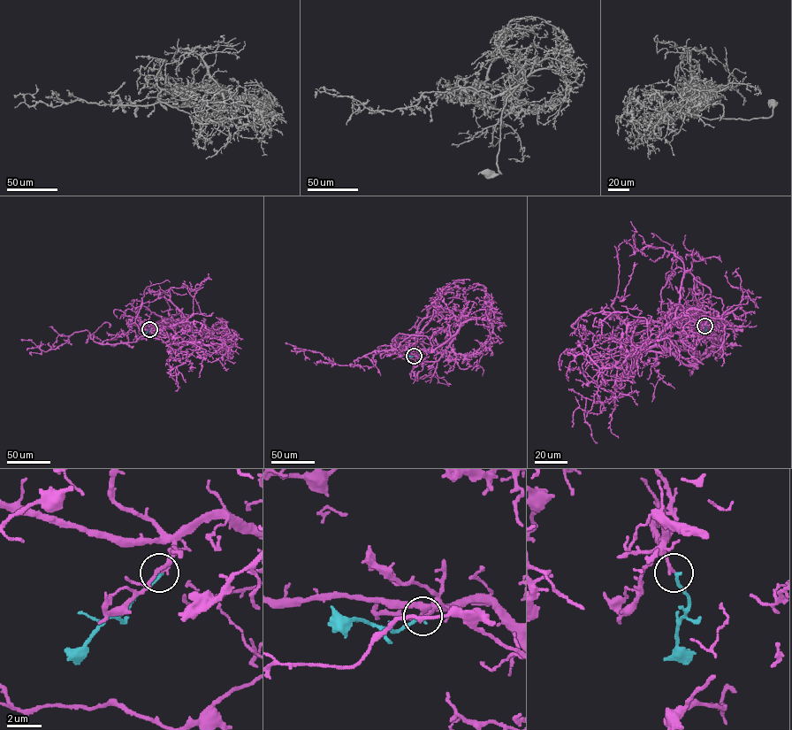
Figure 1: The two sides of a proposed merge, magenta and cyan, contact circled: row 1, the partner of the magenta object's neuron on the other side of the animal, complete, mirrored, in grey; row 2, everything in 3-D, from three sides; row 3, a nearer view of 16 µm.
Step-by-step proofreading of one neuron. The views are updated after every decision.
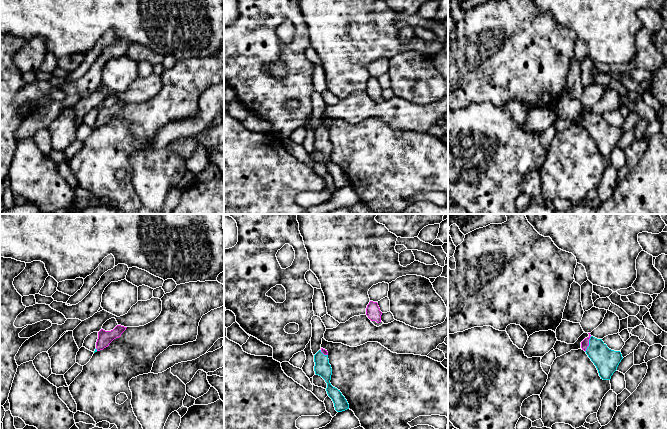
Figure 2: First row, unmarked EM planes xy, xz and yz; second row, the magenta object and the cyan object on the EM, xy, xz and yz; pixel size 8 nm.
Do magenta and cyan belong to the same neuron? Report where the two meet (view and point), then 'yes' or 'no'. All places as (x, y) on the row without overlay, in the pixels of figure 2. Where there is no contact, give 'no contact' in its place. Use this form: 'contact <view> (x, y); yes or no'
contact yz (588, 120); yes

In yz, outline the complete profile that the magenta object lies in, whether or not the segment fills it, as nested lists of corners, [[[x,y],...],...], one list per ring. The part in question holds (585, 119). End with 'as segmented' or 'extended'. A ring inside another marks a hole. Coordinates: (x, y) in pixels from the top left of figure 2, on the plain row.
[[[588,110],[589,112],[581,118],[581,124],[596,142],[601,155],[610,156],[623,135],[622,130],[620,127],[609,125],[602,115]]] | extended

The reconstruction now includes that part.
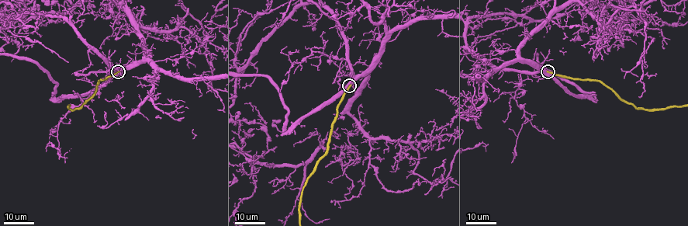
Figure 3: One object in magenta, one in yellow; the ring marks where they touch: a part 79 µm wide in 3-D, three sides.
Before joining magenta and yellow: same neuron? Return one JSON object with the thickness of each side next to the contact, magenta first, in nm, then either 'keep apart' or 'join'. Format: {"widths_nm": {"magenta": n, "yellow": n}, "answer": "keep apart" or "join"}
{"widths_nm": {"magenta": 750, "yellow": 550}, "answer": "join"}

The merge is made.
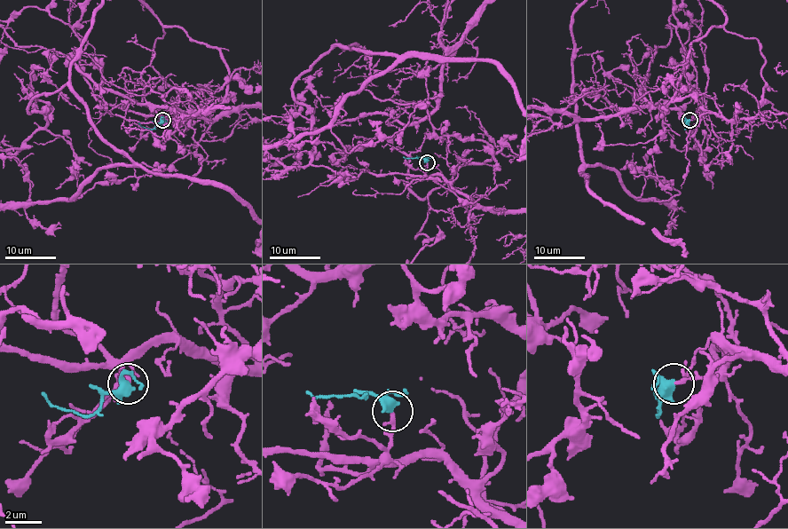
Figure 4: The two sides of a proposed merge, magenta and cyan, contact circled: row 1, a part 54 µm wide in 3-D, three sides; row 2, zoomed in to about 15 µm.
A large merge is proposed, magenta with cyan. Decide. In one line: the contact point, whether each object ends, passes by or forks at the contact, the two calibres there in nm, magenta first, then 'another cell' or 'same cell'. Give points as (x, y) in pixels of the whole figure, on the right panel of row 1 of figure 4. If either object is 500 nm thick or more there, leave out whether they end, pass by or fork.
place (689, 120); magenta ends; cyan forks; calibres 240 and 340 nm; same cell

